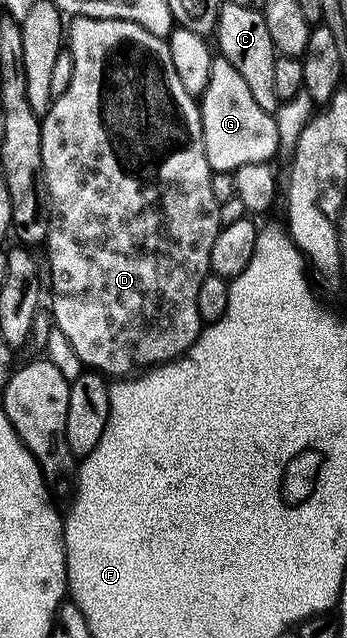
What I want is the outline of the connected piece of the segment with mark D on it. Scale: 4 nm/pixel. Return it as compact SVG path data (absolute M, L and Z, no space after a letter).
M77 16L71 21L66 40L74 58L74 78L70 78L68 85L55 97L51 110L42 120L44 182L48 186L54 217L54 227L49 231L46 241L48 268L52 271L52 316L56 319L55 327L69 339L74 354L85 369L95 370L108 378L128 378L145 366L159 366L179 360L200 340L202 321L198 314L198 290L202 290L202 282L206 282L212 272L214 242L218 242L222 227L222 205L214 198L214 173L210 158L206 158L200 106L197 97L192 96L186 86L182 86L174 70L174 58L170 58L167 40L154 38L150 30L134 22L95 20L86 16Z

